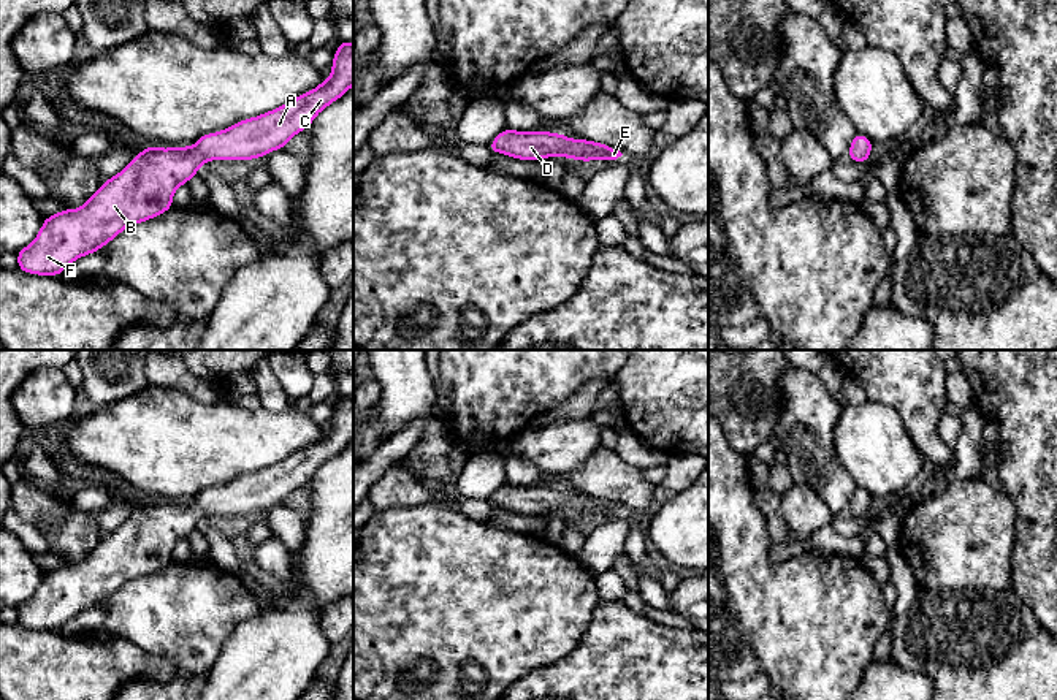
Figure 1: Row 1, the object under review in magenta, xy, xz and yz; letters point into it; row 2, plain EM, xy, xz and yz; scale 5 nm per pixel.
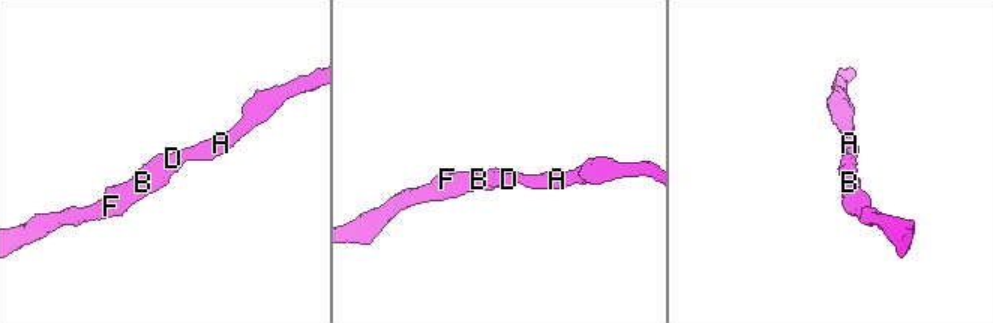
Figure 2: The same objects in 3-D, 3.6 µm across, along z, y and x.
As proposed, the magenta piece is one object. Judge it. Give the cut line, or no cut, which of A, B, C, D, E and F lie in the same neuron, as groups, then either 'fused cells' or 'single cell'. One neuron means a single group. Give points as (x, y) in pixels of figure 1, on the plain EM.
no cut; A B C D E F; single cell

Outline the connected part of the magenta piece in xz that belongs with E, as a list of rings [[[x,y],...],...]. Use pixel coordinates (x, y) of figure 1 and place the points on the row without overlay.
[[[504,483],[488,504],[523,516],[561,510],[580,516],[616,515],[623,508],[607,499],[590,494],[572,494],[553,486],[517,486]]]

